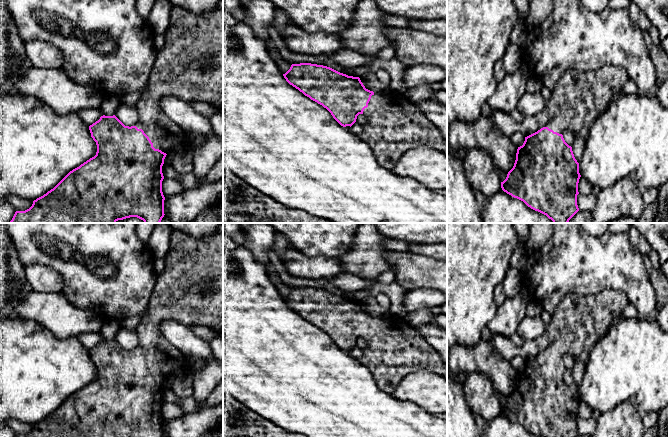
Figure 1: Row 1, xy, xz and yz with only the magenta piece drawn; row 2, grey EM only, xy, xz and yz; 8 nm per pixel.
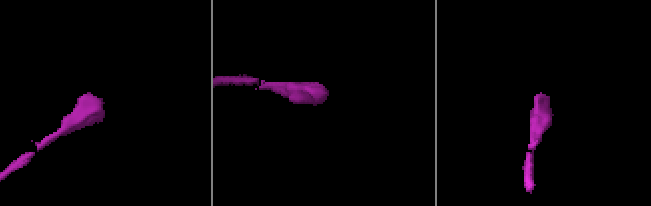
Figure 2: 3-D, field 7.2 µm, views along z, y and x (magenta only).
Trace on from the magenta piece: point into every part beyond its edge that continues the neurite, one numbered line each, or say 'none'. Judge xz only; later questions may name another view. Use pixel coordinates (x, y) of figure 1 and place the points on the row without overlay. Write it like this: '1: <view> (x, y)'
1: xz (394, 349)

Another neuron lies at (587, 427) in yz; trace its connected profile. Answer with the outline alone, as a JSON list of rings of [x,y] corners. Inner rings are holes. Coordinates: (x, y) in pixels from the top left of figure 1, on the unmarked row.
[[[578,418],[577,419],[577,429],[579,432],[579,435],[586,435],[588,437],[591,437],[597,426],[597,420],[594,418],[588,418],[588,419],[582,419]]]

